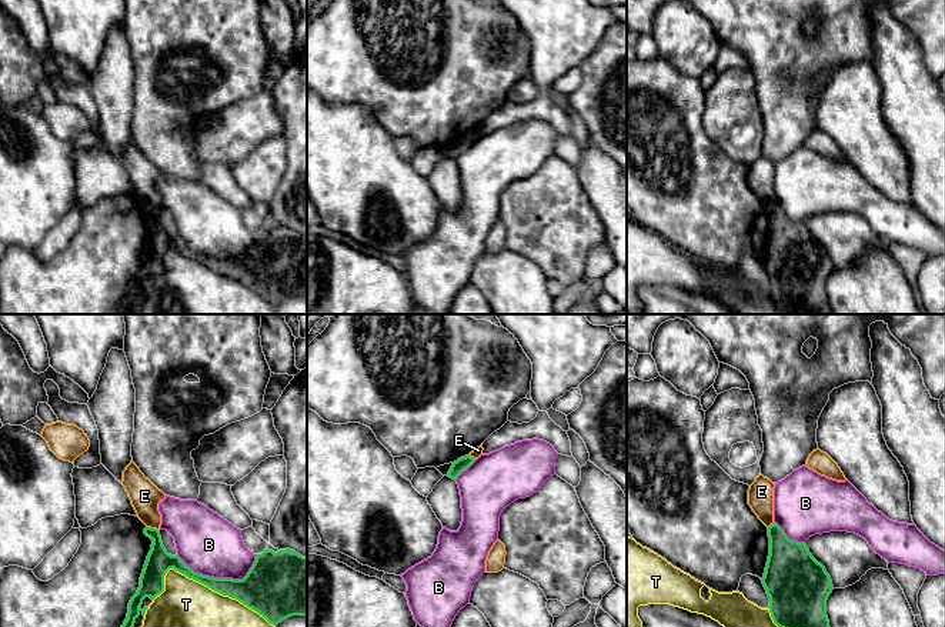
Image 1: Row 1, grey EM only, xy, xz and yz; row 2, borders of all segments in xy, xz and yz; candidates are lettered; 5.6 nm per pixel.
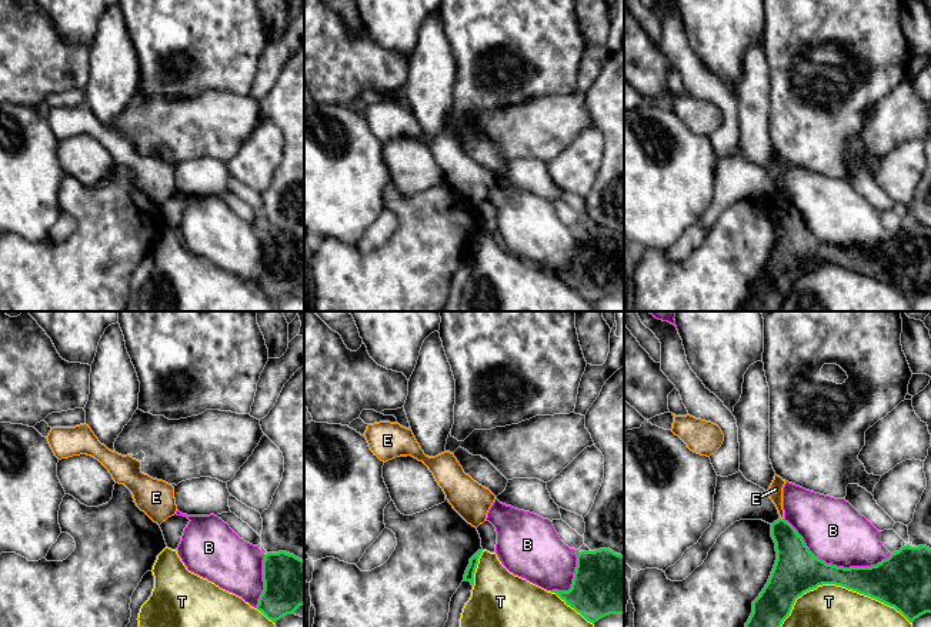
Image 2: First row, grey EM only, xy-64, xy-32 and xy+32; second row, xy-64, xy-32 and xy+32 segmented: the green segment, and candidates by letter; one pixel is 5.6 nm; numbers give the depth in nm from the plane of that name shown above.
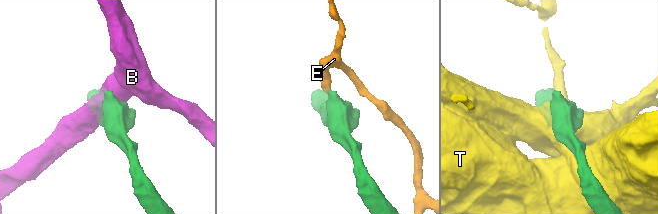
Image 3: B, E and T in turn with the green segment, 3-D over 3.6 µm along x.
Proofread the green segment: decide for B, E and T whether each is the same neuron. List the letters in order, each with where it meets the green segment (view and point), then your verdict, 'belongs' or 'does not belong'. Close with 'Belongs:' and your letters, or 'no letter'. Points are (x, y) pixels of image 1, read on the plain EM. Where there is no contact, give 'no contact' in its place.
B: xy (221, 259) | does not belong
E: xy (153, 209) | does not belong
T: xy (207, 266) | does not belong
Belongs: no letter

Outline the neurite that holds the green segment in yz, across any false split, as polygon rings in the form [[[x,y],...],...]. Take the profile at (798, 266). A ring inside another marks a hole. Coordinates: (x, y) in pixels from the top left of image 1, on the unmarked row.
[[[777,204],[768,207],[769,236],[762,264],[769,277],[769,293],[774,303],[787,311],[804,314],[831,314],[827,296],[827,280],[834,270],[825,247],[809,233],[805,223],[792,221]]]

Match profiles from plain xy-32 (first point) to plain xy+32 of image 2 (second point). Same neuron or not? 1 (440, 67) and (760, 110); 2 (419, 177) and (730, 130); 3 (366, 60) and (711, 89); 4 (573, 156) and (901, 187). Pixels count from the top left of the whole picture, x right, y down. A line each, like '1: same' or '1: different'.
1: same
2: different
3: different
4: same

